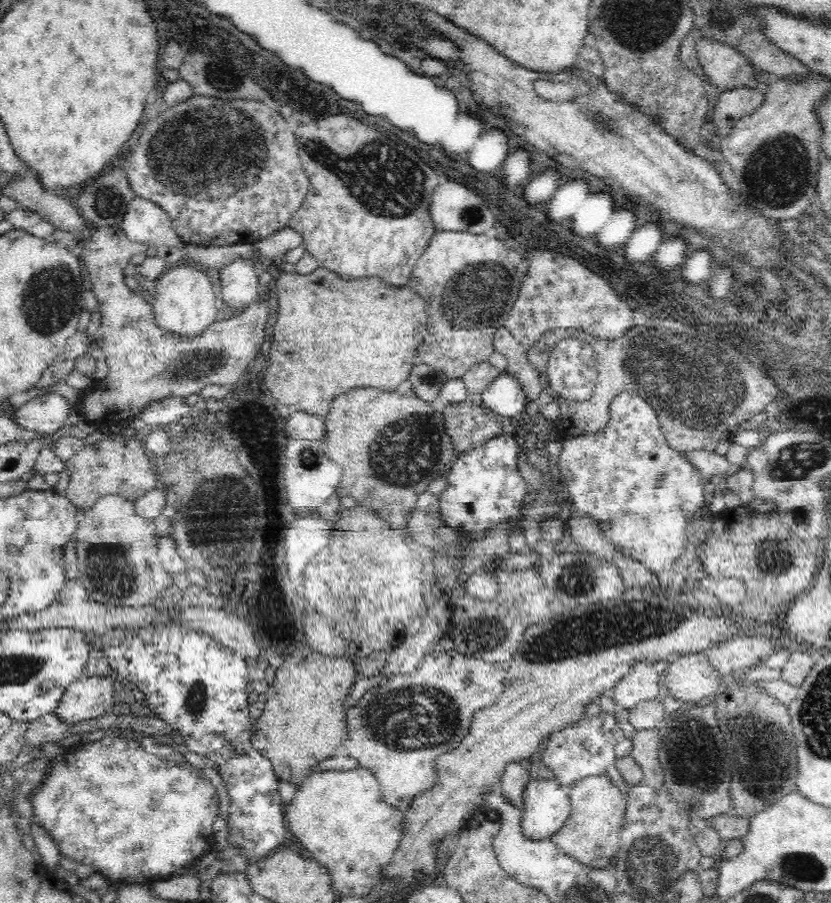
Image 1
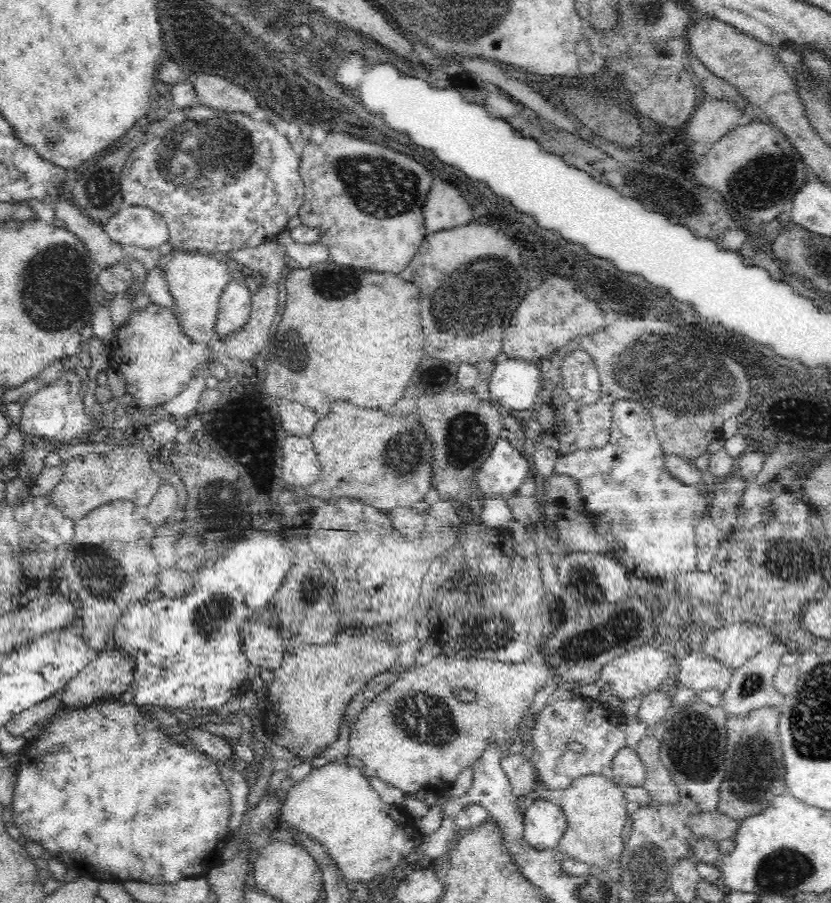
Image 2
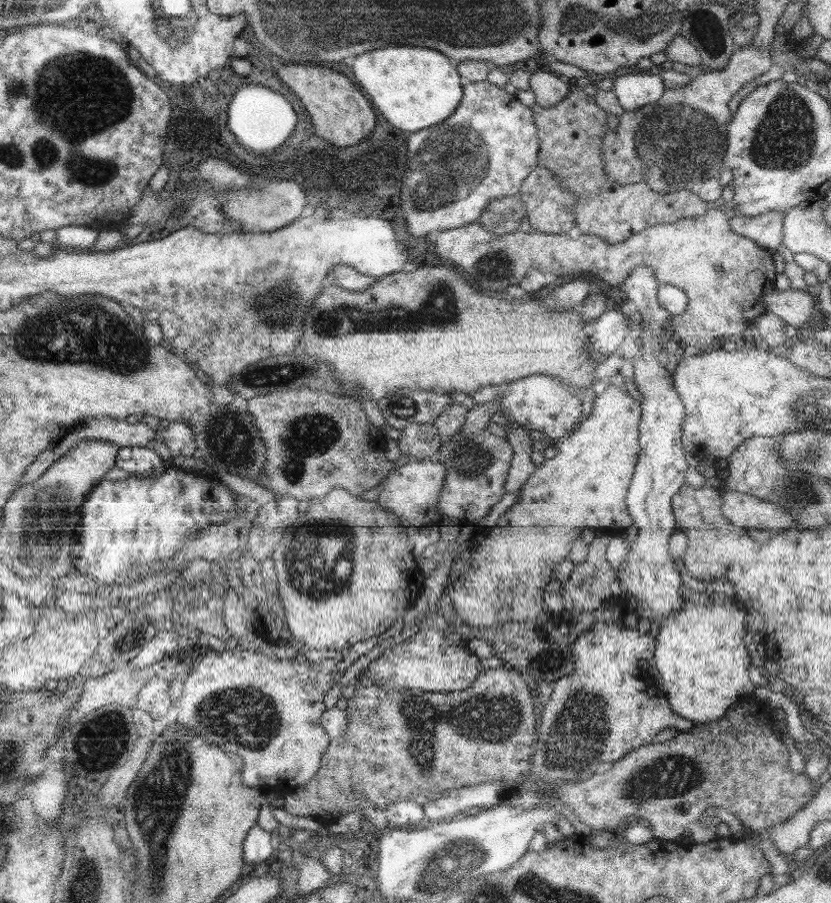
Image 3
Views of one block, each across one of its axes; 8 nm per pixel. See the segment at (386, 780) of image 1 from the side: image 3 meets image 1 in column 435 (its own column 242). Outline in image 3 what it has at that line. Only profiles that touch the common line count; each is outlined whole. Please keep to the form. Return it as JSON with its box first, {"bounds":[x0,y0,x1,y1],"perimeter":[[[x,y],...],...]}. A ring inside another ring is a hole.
{"bounds":[174,650,343,790],"perimeter":[[[242,650],[242,652],[210,652],[206,654],[198,666],[196,666],[196,672],[192,672],[188,678],[185,679],[186,684],[182,688],[182,695],[175,703],[174,712],[178,712],[178,718],[176,718],[176,724],[180,724],[184,730],[192,730],[194,734],[198,734],[200,738],[204,738],[206,742],[210,744],[216,744],[220,746],[222,750],[226,752],[234,752],[242,758],[244,768],[242,768],[242,784],[244,786],[250,786],[250,788],[257,788],[262,786],[266,790],[294,790],[298,786],[304,786],[308,784],[316,772],[320,770],[320,762],[322,762],[322,754],[324,754],[326,748],[330,744],[331,738],[328,733],[324,730],[324,727],[320,724],[322,713],[326,710],[324,705],[324,696],[330,692],[332,686],[334,686],[334,675],[338,666],[340,666],[340,661],[343,659],[332,658],[332,659],[322,659],[320,662],[310,663],[303,659],[296,659],[295,661],[283,661],[279,659],[270,658],[268,656],[256,656],[252,654],[252,651]]]}

